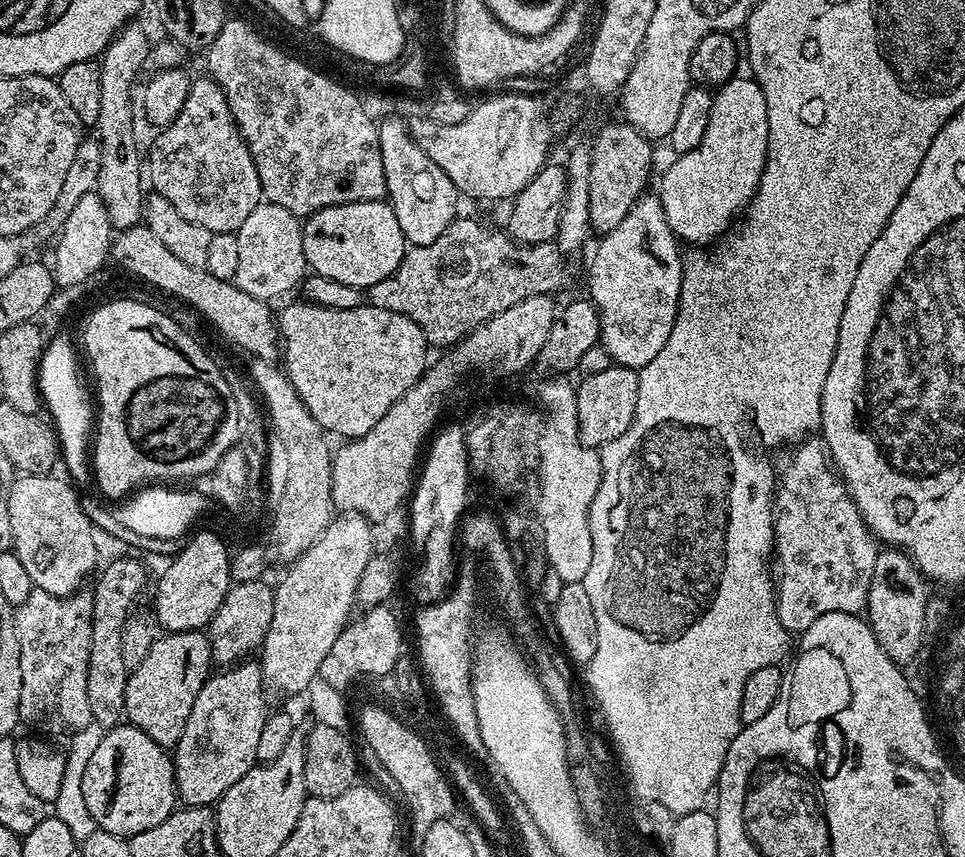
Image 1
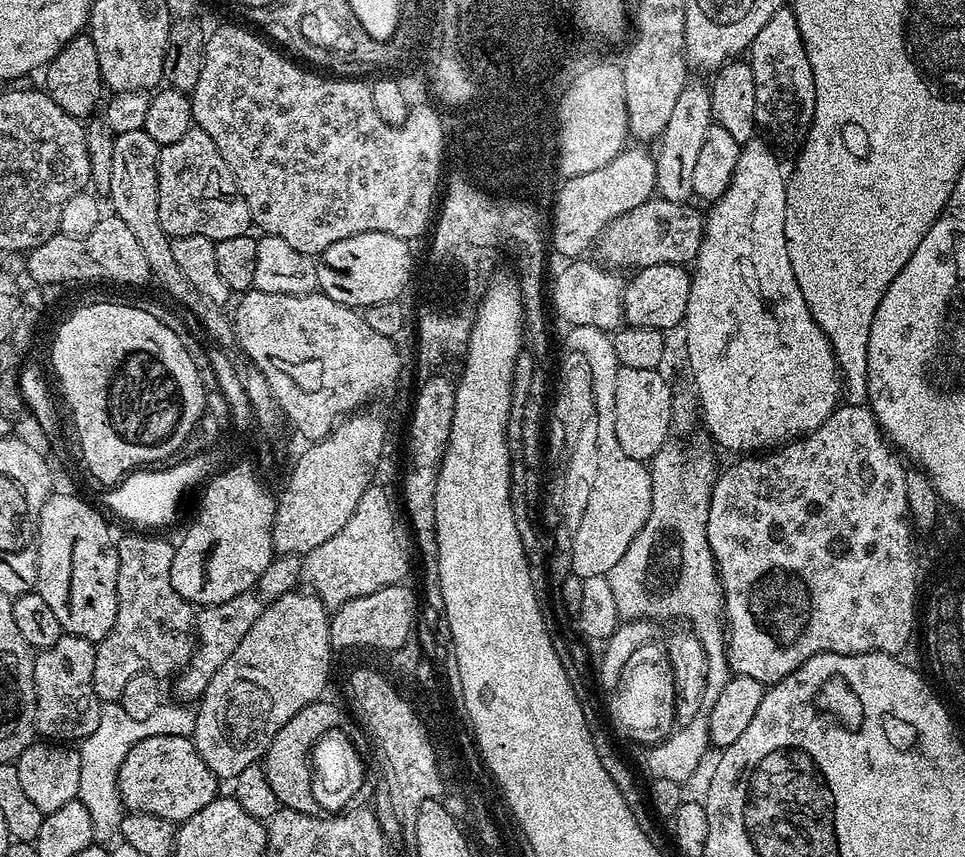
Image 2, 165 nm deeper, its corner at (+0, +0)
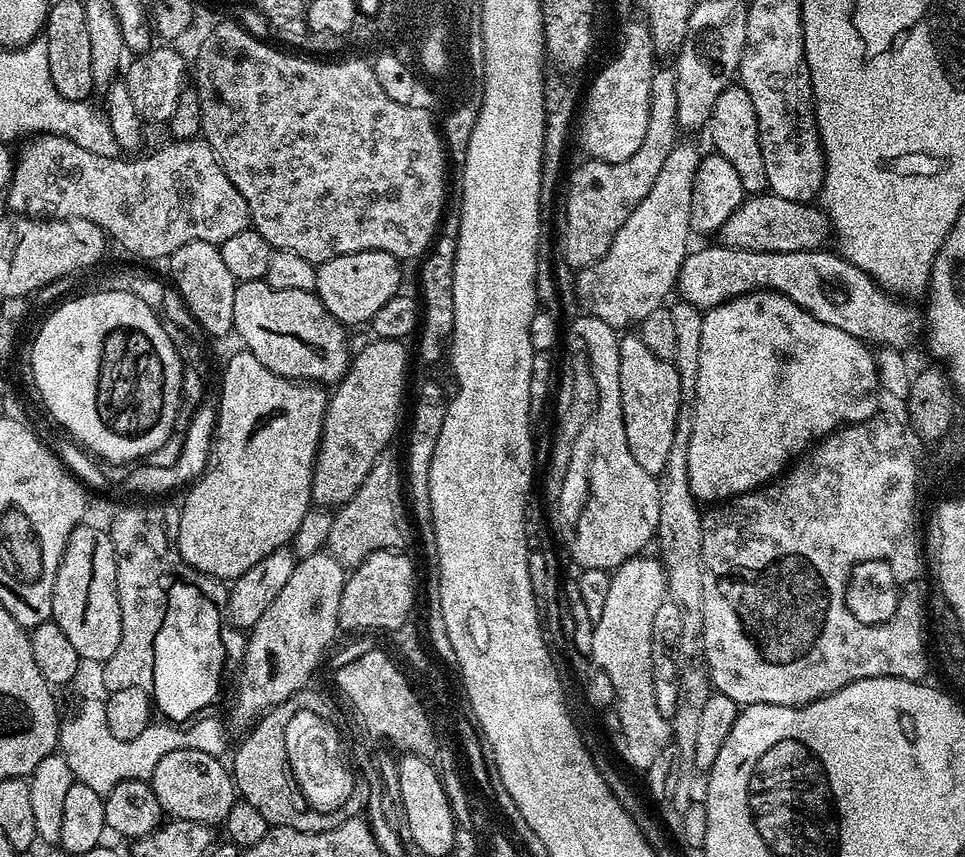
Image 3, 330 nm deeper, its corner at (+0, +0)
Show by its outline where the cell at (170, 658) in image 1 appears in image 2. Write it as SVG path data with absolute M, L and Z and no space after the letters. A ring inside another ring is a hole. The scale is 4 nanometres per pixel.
M250 591L238 594L238 598L230 598L230 602L218 602L201 607L195 613L194 636L195 639L200 639L200 648L191 649L186 660L188 665L185 668L183 665L174 676L177 696L175 699L181 705L192 706L199 701L200 697L204 695L210 678L214 678L218 666L222 666L222 662L226 662L226 658L230 658L230 654L234 654L238 642L242 642L242 638L246 638L250 626L254 626L254 622L258 622L265 606L265 601L261 600L255 591Z

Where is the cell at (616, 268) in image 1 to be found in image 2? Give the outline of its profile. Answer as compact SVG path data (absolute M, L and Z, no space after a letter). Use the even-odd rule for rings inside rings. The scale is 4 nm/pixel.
M685 83L682 94L678 94L678 102L674 102L674 110L666 122L666 130L658 137L656 158L656 192L663 199L687 201L693 195L694 165L698 162L698 150L706 136L706 130L713 123L710 110L710 94L708 84Z

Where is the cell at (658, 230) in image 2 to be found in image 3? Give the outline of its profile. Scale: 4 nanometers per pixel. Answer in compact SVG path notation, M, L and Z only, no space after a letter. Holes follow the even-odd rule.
M752 194L726 218L718 240L726 248L747 252L815 252L827 245L824 243L830 240L831 232L832 223L823 207L815 203L799 204L771 194Z

